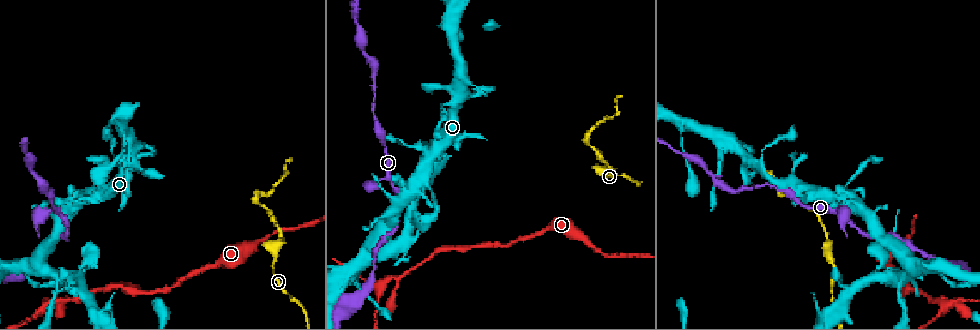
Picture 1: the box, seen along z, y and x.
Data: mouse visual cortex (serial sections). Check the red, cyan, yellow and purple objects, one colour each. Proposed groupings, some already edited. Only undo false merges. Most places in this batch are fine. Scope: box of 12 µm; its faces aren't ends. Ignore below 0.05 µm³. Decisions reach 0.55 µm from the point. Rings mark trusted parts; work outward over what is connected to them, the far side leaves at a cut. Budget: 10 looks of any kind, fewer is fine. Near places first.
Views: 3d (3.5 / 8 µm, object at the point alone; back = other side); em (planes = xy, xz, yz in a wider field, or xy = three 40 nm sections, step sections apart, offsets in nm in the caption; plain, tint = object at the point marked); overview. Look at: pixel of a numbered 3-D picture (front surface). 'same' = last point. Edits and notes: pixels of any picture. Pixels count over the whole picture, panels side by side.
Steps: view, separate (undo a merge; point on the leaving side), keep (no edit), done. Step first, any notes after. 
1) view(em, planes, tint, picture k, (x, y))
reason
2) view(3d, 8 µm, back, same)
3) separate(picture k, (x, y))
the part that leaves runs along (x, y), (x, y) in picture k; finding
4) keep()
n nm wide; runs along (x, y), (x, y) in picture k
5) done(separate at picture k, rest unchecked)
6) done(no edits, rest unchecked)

view(3d, 8 µm, picture 1, (89, 259))

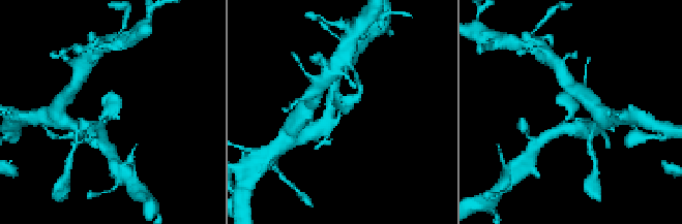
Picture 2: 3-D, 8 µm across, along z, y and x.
view(3d, 3.5 µm, picture 2, (341, 107))
closer look

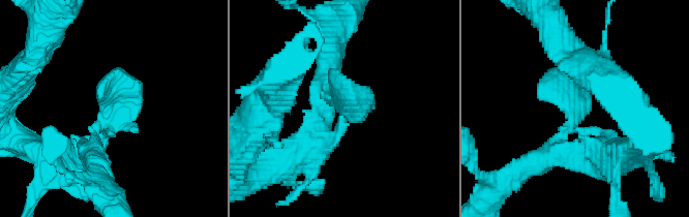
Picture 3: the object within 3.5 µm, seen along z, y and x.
view(em, xy, step 5, tint, picture 3, (118, 107))
need the tissue

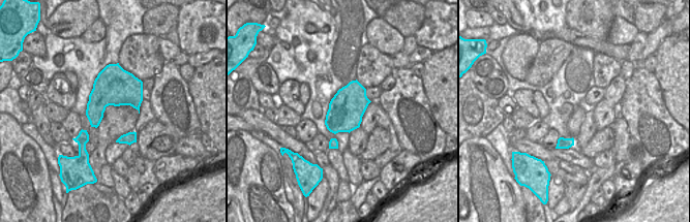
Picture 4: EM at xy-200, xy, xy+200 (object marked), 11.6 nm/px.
keep()
runs along (90, 154), (119, 68) in picture 3; one cell here

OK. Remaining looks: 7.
view(3d, 3.5 µm, picture 1, (398, 277))
three-way junction

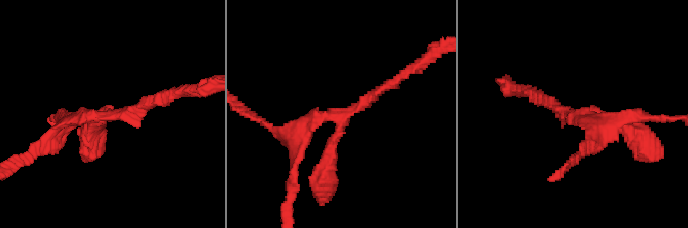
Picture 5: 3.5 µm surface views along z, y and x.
view(em, xy, step 3, tint, picture 5, (577, 116))
3 arms; arms of 150, 200, 200 nm

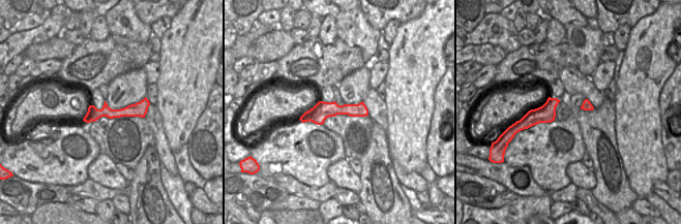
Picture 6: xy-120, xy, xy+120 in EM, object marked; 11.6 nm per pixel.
keep()
runs along (365, 112), (323, 109), (303, 119) in picture 6; one cell here

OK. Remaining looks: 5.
view(3d, 3.5 µm, picture 1, (33, 167))
narrows sharply

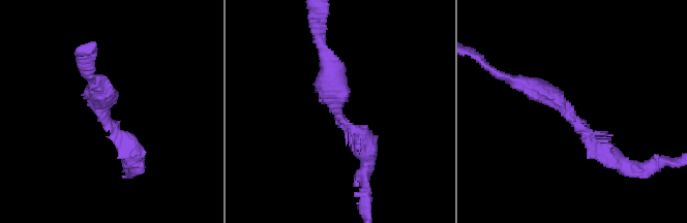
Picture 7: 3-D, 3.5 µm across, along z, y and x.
view(em, xy, step 2, tint, picture 7, (334, 109))
arms of 250, 350 nm; shape alone is not enough

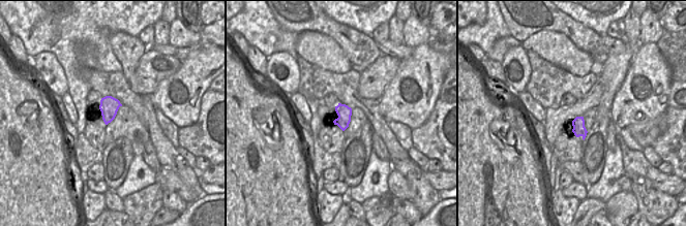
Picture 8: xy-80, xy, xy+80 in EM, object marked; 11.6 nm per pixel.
keep()
runs along (611, 159), (557, 99), (514, 80) in picture 7; all the same cell

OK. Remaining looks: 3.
view(3d, 3.5 µm, back, picture 1, (131, 163))
small branch off a trunk

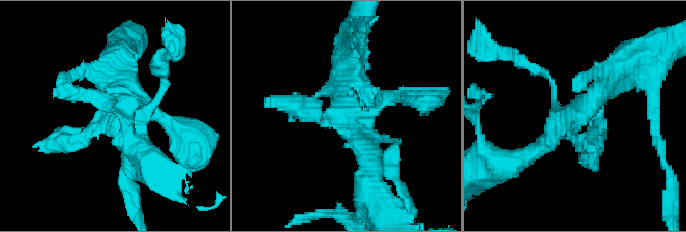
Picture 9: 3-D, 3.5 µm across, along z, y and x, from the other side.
view(em, xy, step 5, tint, picture 9, (571, 115))
now the EM

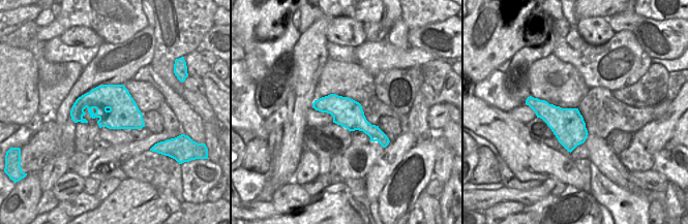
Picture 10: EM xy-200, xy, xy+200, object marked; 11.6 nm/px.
keep()
runs along (524, 156), (578, 112), (619, 64) in picture 9; all the same cell

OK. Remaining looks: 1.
done(no edits, rest unchecked)

